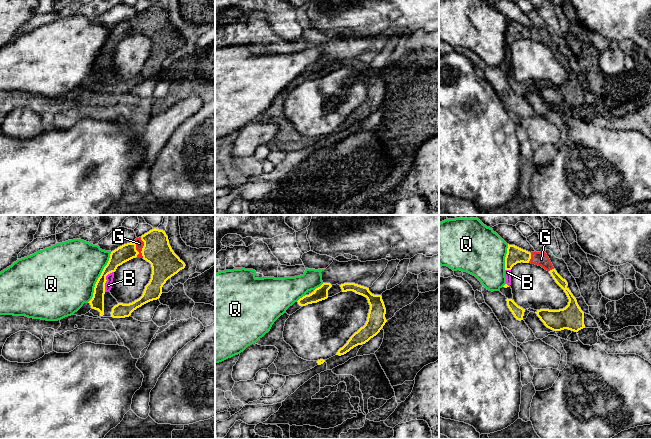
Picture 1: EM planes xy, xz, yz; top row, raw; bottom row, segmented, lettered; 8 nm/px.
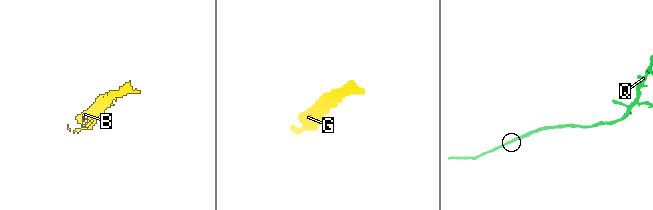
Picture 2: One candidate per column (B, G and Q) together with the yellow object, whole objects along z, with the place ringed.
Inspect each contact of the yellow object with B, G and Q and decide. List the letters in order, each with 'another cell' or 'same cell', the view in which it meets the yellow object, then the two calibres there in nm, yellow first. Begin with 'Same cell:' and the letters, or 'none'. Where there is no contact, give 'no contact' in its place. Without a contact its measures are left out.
Same cell: B, G
B: same cell | xy | 140/60 nm
G: same cell | xy | 220/70 nm
Q: another cell | xy | 130/460 nm

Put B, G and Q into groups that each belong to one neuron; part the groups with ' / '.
B G / Q

